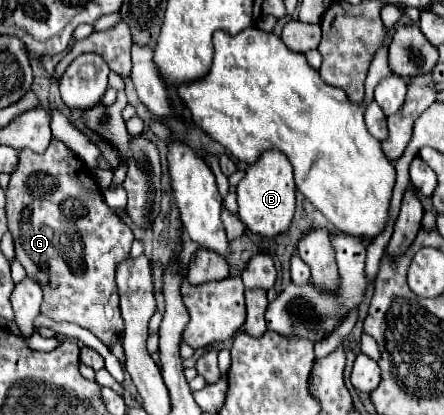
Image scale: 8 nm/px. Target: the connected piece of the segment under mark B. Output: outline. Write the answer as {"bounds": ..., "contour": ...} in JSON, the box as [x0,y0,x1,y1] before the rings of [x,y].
{"bounds":[237,151,295,239],"contour":[[[267,151],[259,157],[257,163],[249,165],[245,177],[237,185],[237,203],[239,203],[239,217],[249,229],[249,233],[259,235],[263,239],[273,239],[285,233],[291,227],[295,215],[295,181],[293,181],[293,167],[283,157],[283,153]]]}

